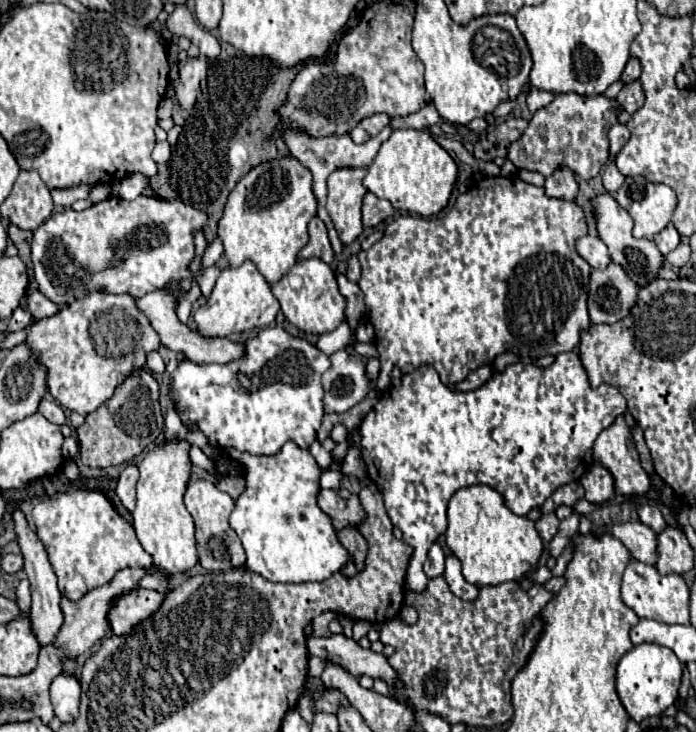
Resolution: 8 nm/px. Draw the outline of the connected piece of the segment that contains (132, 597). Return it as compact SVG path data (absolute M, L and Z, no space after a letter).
M132 589L118 595L108 609L110 629L116 635L124 635L136 623L150 617L158 609L158 603L162 603L162 599L164 595L150 589Z

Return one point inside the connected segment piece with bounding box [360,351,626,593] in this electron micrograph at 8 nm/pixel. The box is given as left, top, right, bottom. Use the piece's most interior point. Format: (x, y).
(530, 429)

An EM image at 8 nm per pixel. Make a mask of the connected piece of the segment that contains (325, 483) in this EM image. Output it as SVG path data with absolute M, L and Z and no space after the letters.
M324 471L322 477L320 477L320 487L322 489L338 489L340 475L342 473L336 473L336 471Z

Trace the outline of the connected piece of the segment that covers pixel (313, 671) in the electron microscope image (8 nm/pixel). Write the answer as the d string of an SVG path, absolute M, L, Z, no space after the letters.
M310 657L308 661L308 673L310 677L320 677L322 671L326 669L326 665L330 665L330 659L322 659L322 657Z

